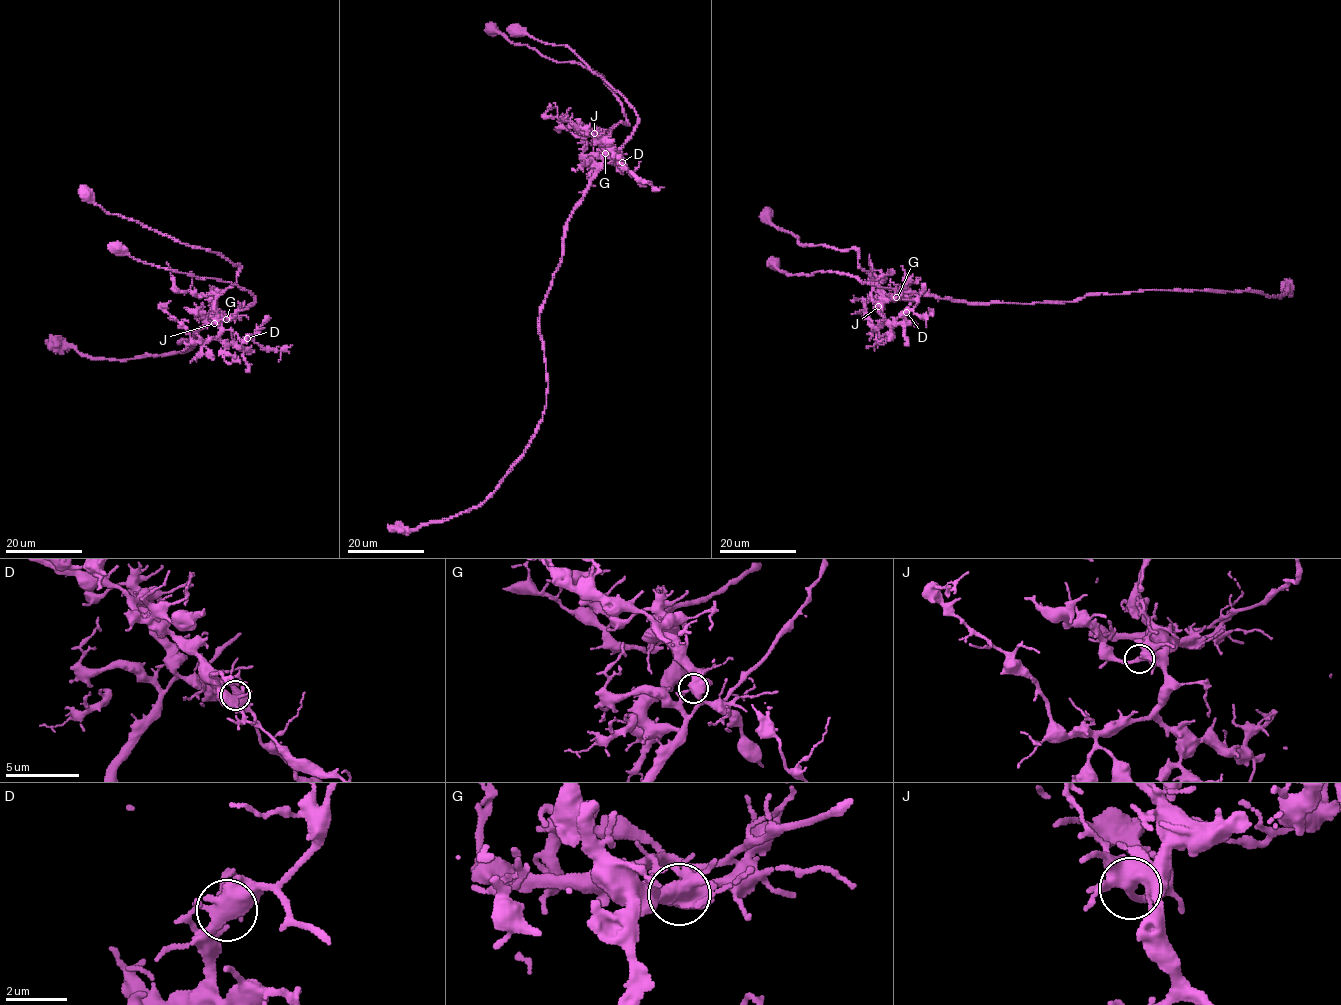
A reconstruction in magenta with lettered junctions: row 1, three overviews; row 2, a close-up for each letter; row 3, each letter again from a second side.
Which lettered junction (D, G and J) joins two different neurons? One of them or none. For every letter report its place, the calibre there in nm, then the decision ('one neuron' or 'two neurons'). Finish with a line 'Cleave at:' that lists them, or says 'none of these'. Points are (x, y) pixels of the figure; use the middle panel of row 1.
D: at (622, 162); 480 nm thick; one neuron
G: at (605, 153); 500 nm thick; two neurons
J: at (594, 133); 360 nm thick; one neuron
Cleave at: G

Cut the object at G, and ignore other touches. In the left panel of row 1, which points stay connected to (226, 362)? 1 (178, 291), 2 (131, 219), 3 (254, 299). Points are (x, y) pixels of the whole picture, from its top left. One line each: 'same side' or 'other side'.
1: same side
2: same side
3: other side

